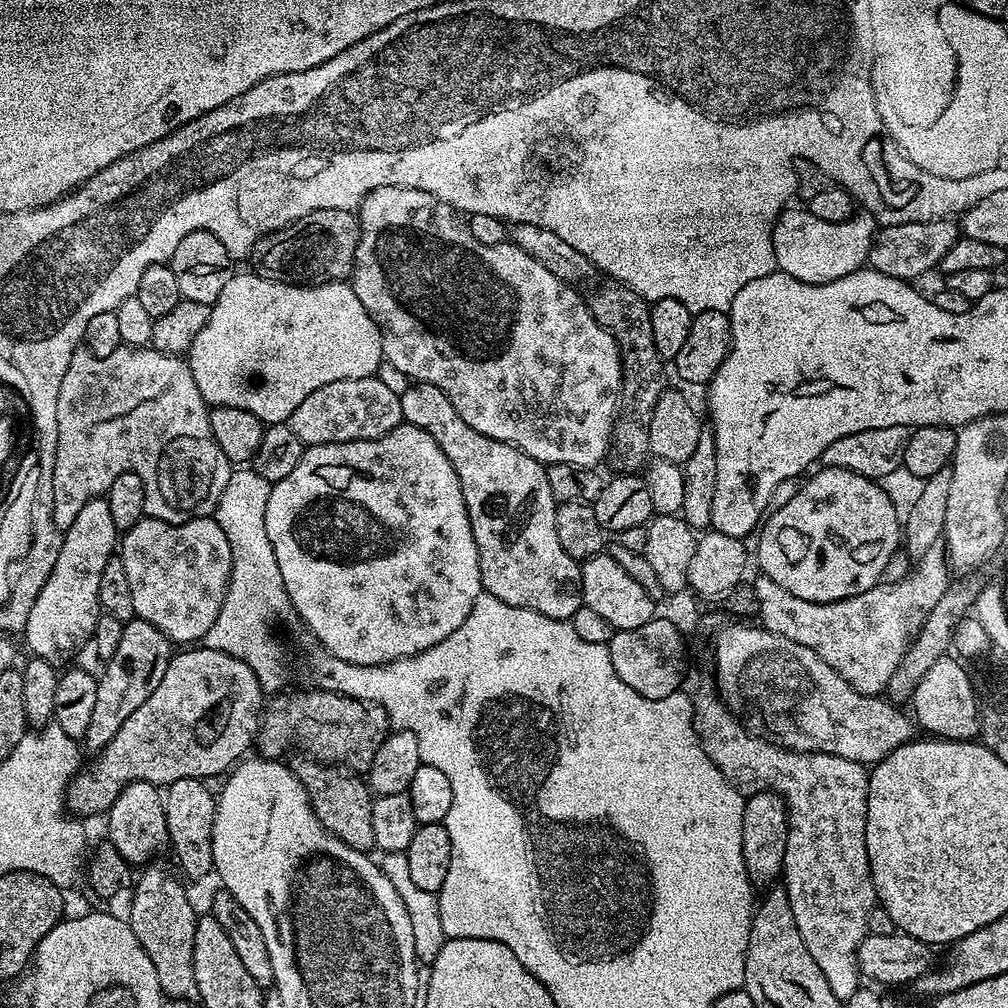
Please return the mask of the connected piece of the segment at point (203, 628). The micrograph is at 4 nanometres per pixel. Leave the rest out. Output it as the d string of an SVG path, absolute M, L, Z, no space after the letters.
M193 516L181 524L151 518L140 520L131 530L123 533L118 555L122 558L122 566L126 566L130 595L134 598L134 610L139 619L158 626L169 640L180 646L191 645L208 633L214 618L218 618L218 610L222 610L232 569L230 542L226 542L222 526L218 526L212 516Z

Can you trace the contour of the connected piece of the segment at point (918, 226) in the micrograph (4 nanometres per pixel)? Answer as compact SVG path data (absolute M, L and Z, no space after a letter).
M955 219L910 222L909 224L886 224L877 231L868 251L867 267L899 280L915 281L915 276L935 269L946 258L946 250L954 246L958 238L958 224Z

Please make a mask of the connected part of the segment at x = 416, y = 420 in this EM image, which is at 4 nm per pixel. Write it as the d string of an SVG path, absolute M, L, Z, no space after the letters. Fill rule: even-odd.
M409 383L400 401L403 423L426 430L438 442L442 454L450 458L454 474L458 474L478 546L481 589L489 596L502 598L510 606L529 608L546 614L546 618L571 621L572 615L582 608L581 565L558 542L558 526L554 526L557 502L554 494L550 494L547 467L513 444L498 442L466 426L450 398L438 386ZM474 434L477 434L476 440L470 440ZM482 446L498 448L498 462L502 458L504 464L480 466L480 454L488 454Z

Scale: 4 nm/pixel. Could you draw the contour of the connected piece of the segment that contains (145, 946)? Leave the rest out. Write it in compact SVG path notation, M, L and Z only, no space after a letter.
M148 866L135 881L136 893L132 896L132 909L126 915L126 923L138 938L142 950L150 954L154 970L158 970L158 982L169 1000L199 1001L198 982L194 982L194 930L198 912L192 909L184 888L164 868Z

